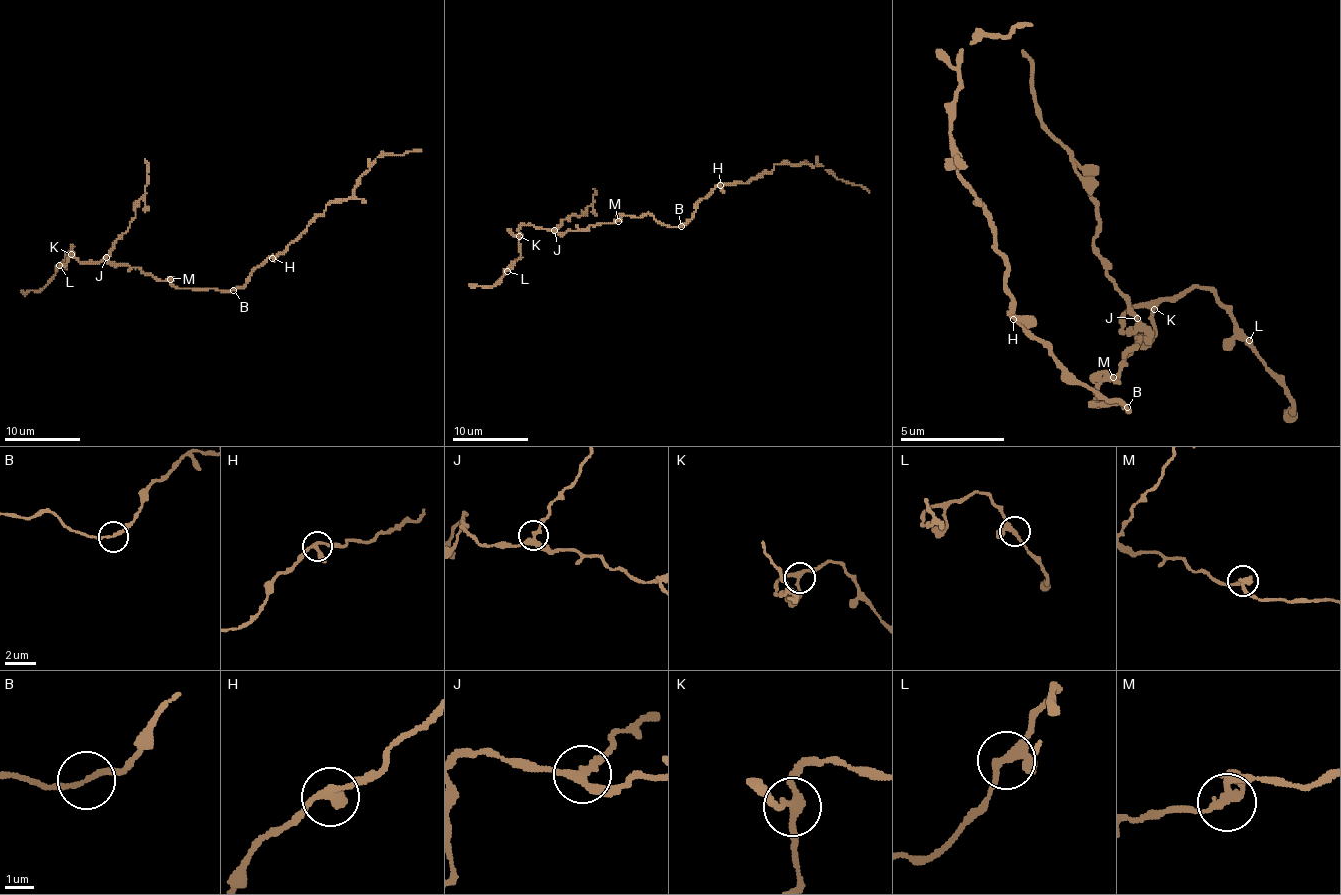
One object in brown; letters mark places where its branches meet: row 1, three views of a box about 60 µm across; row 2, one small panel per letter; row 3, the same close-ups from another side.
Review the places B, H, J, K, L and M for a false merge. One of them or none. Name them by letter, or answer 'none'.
J

